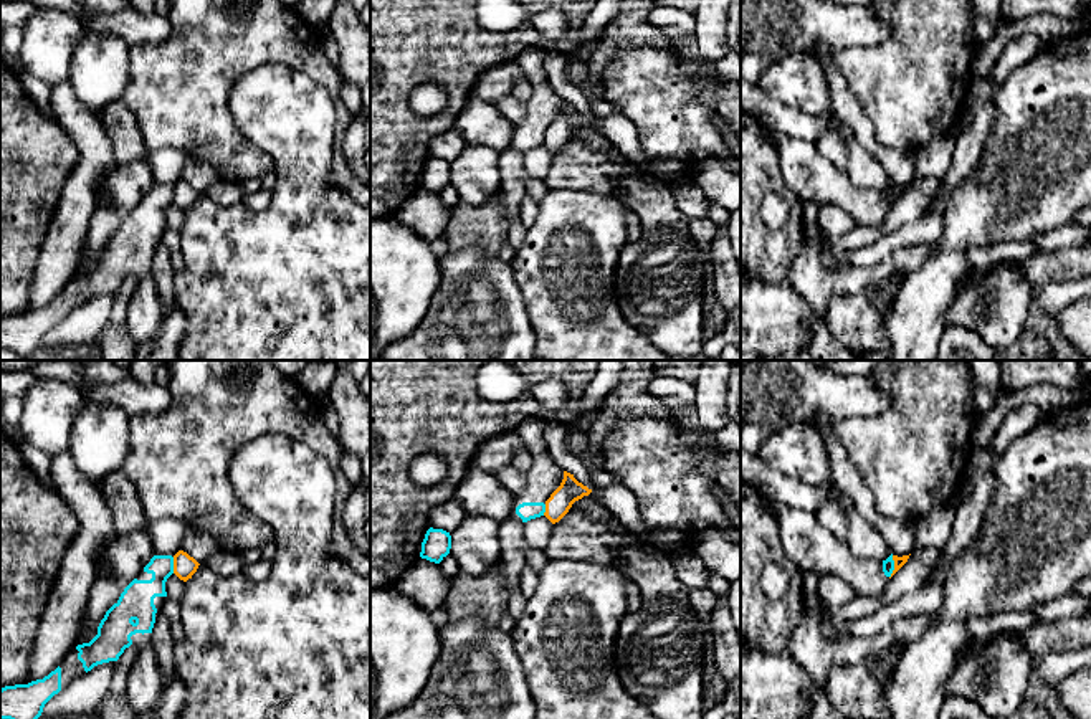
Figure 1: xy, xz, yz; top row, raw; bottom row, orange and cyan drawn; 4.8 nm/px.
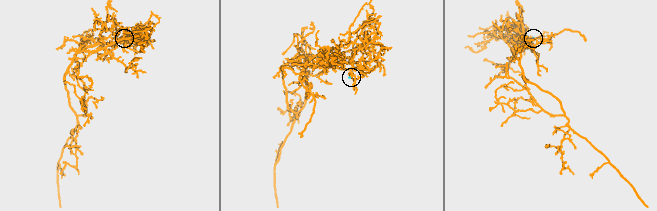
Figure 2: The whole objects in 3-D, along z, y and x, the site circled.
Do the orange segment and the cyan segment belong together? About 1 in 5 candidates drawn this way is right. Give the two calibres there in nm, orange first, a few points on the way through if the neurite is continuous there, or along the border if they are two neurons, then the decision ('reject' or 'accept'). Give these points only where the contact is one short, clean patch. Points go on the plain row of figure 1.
calibres 50 and 60 nm; border yz (893, 185), (893, 202), (890, 207); reject

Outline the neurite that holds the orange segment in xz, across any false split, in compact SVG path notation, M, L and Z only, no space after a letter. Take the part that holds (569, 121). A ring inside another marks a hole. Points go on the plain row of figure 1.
M564 101L560 116L546 131L544 145L552 152L559 152L572 137L572 134L584 126L588 126L592 119L579 112L574 104Z

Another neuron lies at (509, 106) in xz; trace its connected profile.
M506 94L501 99L491 102L504 117L512 122L519 122L526 114L526 102L514 98L512 94Z

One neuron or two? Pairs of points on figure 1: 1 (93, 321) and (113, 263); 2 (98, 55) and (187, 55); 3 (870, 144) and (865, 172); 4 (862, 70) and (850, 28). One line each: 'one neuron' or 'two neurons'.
1: two neurons
2: two neurons
3: two neurons
4: two neurons

